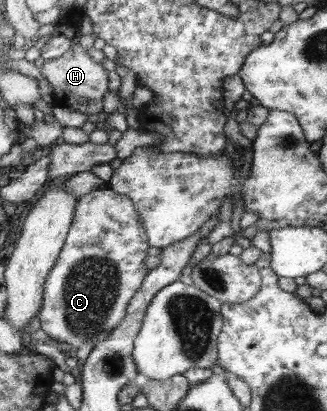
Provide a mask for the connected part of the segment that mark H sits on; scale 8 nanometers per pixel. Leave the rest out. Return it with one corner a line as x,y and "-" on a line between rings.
76,37
60,58
45,61
42,73
53,88
54,106
65,106
74,112
88,115
102,112
104,94
109,91
108,72
79,45

